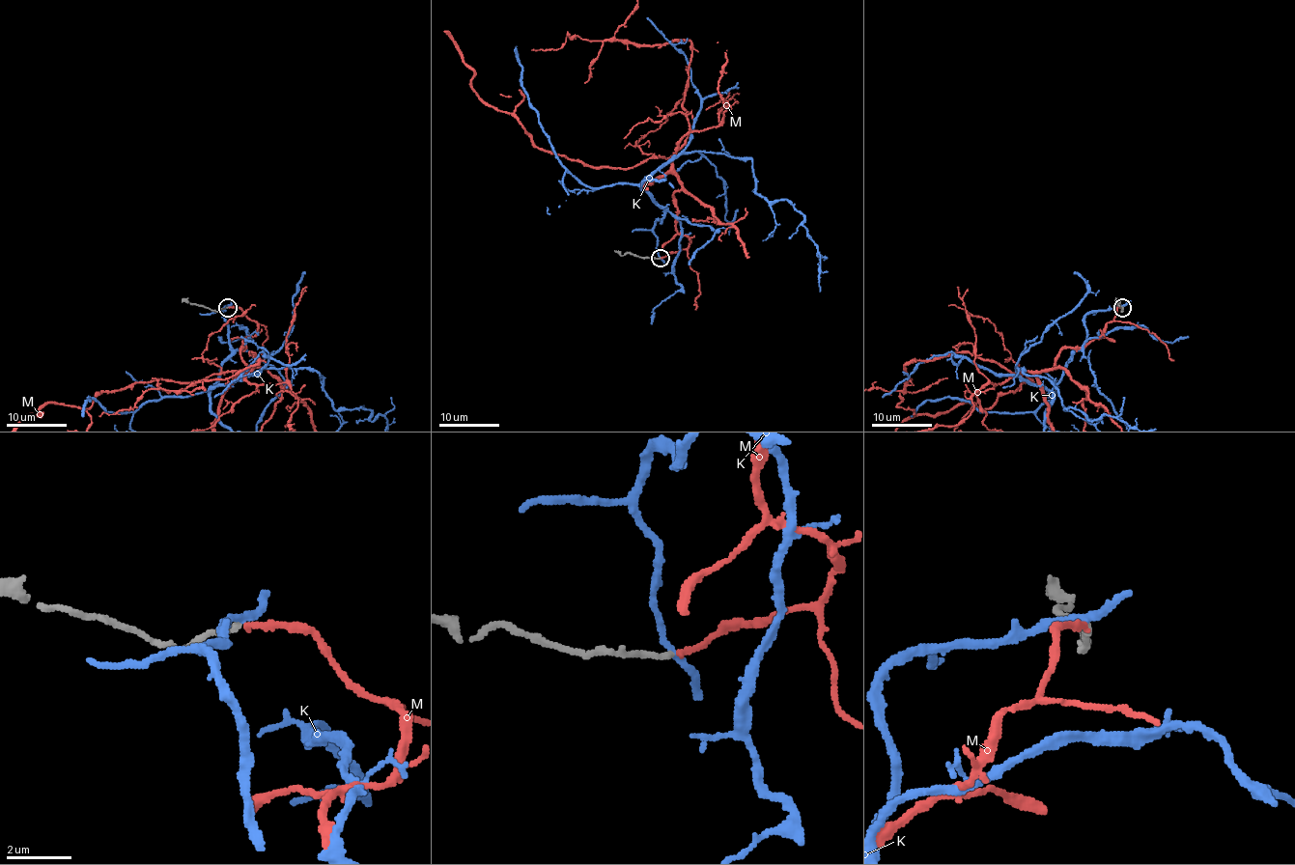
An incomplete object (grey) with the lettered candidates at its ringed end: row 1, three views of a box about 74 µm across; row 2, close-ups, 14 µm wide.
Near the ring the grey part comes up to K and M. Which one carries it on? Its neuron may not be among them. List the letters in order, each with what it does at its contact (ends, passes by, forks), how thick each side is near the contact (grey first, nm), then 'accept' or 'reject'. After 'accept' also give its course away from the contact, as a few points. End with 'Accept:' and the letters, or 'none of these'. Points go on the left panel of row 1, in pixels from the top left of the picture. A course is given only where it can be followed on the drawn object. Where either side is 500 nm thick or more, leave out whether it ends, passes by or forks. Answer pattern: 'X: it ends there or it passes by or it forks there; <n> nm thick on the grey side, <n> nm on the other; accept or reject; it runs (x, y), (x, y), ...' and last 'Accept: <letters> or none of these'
K: it passes by; 190 nm thick on the grey side, 200 nm on the other; reject
M: it ends there; 180 nm thick on the grey side, 190 nm on the other; accept; it runs (229, 306), (257, 324), (240, 351), (248, 368), (134, 382), (85, 409), (45, 404)
Accept: M

